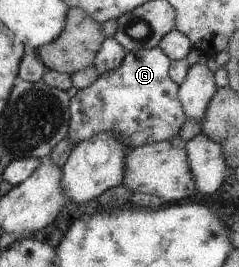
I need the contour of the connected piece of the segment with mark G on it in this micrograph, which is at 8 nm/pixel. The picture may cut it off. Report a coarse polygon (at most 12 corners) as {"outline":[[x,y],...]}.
{"outline":[[127,53],[69,100],[68,140],[126,149],[187,120],[171,60]]}

